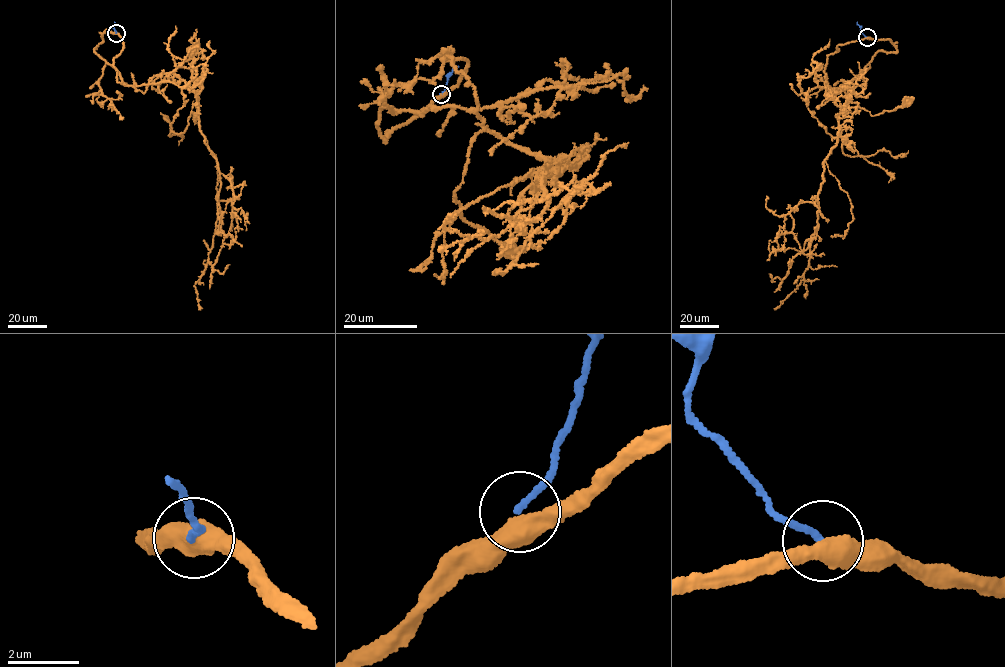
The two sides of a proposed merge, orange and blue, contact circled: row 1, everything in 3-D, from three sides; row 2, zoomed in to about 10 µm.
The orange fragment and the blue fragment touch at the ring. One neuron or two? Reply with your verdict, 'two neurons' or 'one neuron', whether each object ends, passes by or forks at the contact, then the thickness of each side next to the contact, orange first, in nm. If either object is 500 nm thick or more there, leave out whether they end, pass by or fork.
two neurons | 500/180 nm

